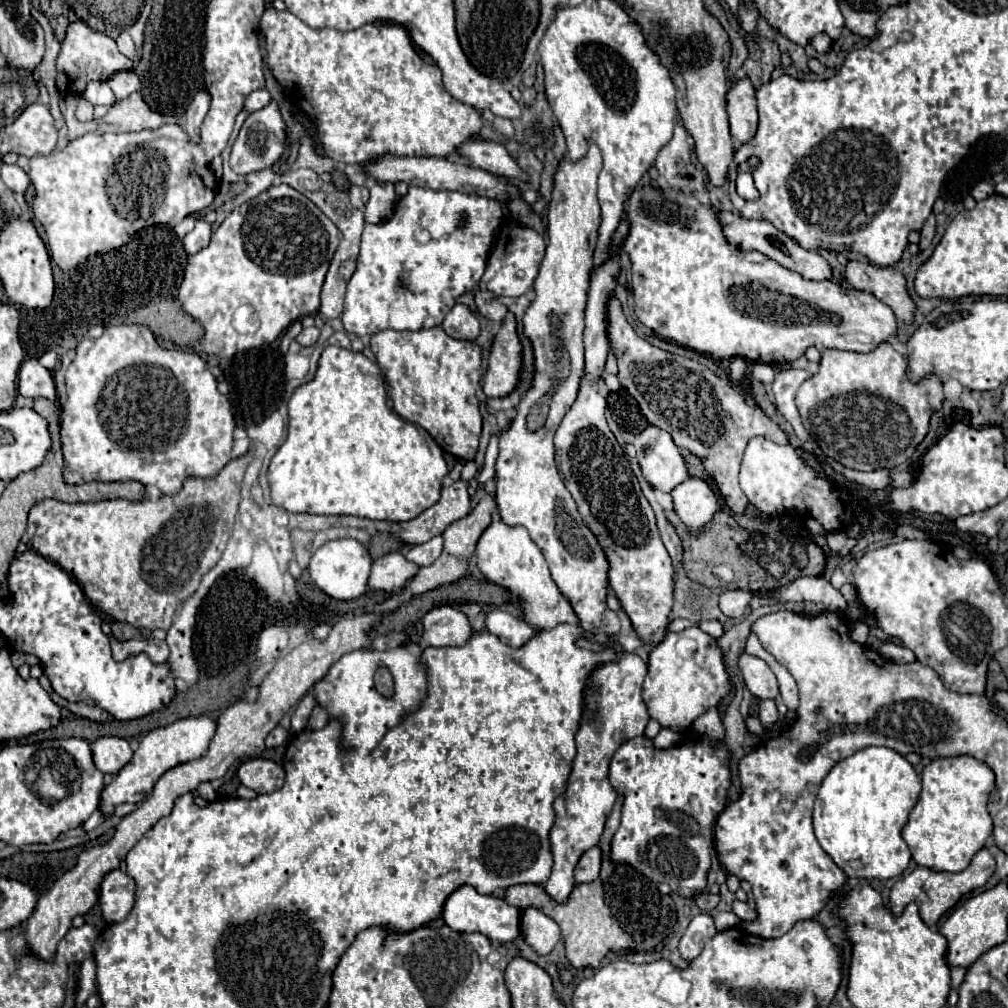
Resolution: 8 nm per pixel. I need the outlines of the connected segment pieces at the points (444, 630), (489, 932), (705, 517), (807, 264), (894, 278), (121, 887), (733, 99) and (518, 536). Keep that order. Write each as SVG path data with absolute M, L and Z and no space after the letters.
M445 605L423 616L423 634L417 644L427 646L463 646L473 634L469 618L457 606Z
M461 886L457 888L443 906L443 920L449 928L457 932L481 932L491 942L513 942L519 936L519 920L521 912L515 906L509 906L505 900L495 896L483 896L473 886Z
M687 478L671 492L675 512L691 532L703 528L719 510L719 502L711 486L701 478Z
M717 212L717 220L721 222L723 234L725 234L729 244L733 244L741 250L757 250L757 252L765 254L767 258L775 260L777 264L781 264L783 268L799 272L807 280L827 280L827 278L831 278L831 266L827 264L825 258L821 258L815 250L805 250L805 248L797 246L797 242L793 242L793 238L779 232L771 222L747 220L743 216L733 214L733 212Z
M851 260L845 266L845 280L857 288L857 290L865 290L869 294L873 294L877 300L881 300L883 304L887 304L899 324L911 322L913 314L915 314L915 304L907 292L907 284L905 278L899 270L895 270L893 266L881 268L881 266L873 266L873 264L861 264Z
M111 870L101 882L101 910L107 924L121 922L135 902L135 880L123 870Z
M741 78L737 84L731 86L727 92L727 114L731 122L731 136L745 144L757 132L757 102L755 102L755 88L749 78Z
M493 520L493 524L481 534L475 556L477 556L477 568L483 572L483 576L493 584L503 586L519 600L519 606L523 610L523 620L529 626L533 626L537 632L551 630L561 622L579 624L579 618L571 602L559 592L557 584L553 582L543 552L529 538L529 532L523 526L511 528L501 520Z

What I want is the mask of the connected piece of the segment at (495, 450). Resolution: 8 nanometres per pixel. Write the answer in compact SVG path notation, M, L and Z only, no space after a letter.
M497 436L491 438L489 442L489 448L487 448L487 454L485 454L485 464L479 472L479 484L483 486L489 478L495 476L495 460L497 460L497 454L499 454L499 446L497 446Z

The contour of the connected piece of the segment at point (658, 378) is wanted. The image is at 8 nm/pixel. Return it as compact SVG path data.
M611 298L607 304L607 320L609 342L619 362L617 376L621 386L637 400L643 416L651 424L667 430L679 448L685 448L703 460L705 470L717 482L727 506L735 514L743 514L749 500L739 488L739 468L747 442L755 436L763 436L771 442L787 444L785 432L767 418L759 406L749 406L731 382L719 378L707 366L655 348L637 336L633 326L625 320L617 298Z

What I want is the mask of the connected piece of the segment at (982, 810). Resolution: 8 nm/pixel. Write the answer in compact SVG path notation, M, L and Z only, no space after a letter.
M957 756L931 760L923 768L921 780L921 798L909 814L903 840L919 866L937 872L961 872L969 866L973 854L985 848L991 838L993 820L987 802L995 788L995 774L985 762L973 756Z

